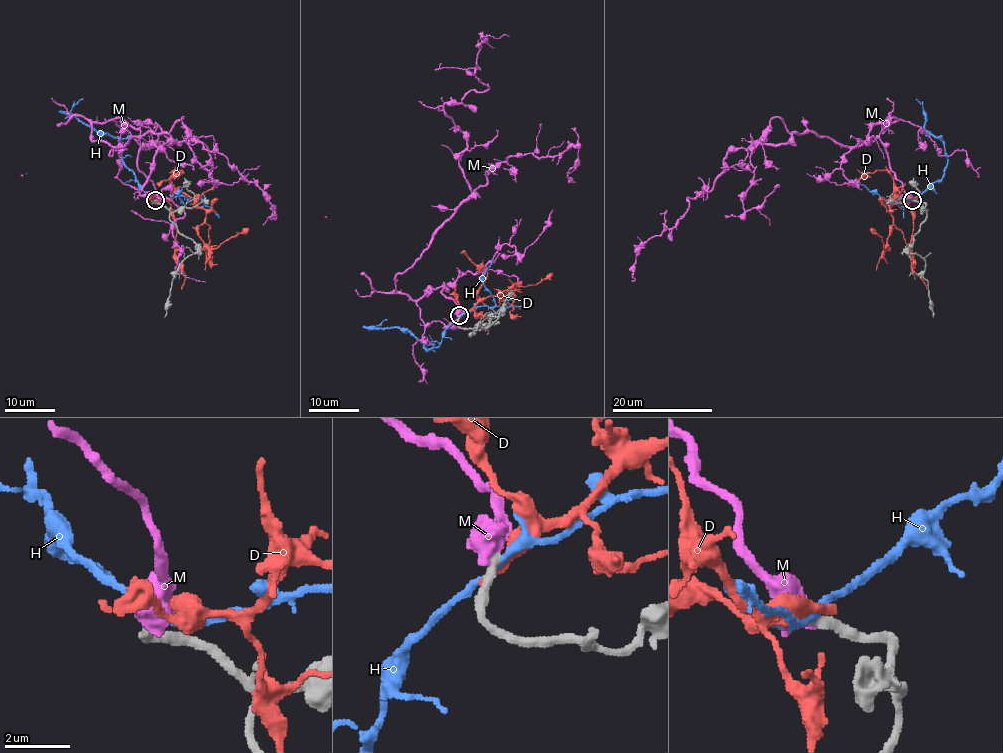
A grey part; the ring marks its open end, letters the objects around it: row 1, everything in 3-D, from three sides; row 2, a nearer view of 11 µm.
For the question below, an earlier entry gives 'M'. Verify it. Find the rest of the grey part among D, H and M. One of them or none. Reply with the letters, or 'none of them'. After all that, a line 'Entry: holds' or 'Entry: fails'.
M
Entry: holds

